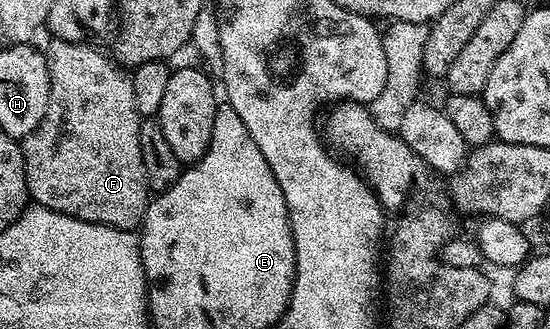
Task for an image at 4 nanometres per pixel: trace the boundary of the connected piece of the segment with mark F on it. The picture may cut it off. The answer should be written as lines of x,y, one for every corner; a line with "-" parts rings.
56,38
49,42
44,47
50,74
48,109
36,129
29,131
20,143
26,166
26,194
37,206
71,215
80,221
108,225
121,231
141,228
152,192
144,173
144,157
140,157
143,116
136,109
130,75
115,65
107,52
106,56
97,51
97,46

